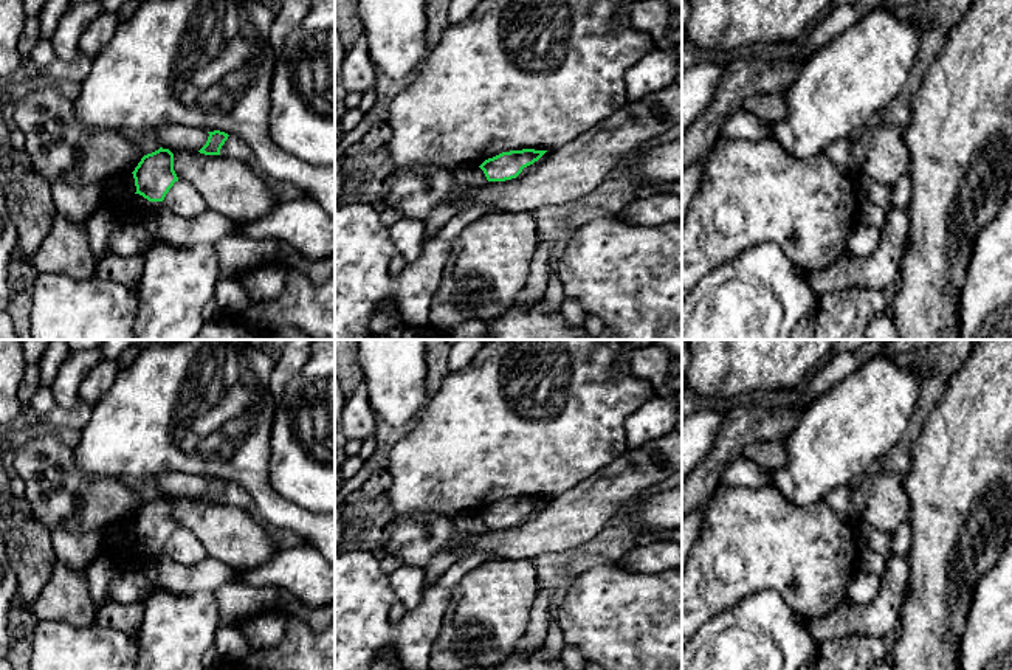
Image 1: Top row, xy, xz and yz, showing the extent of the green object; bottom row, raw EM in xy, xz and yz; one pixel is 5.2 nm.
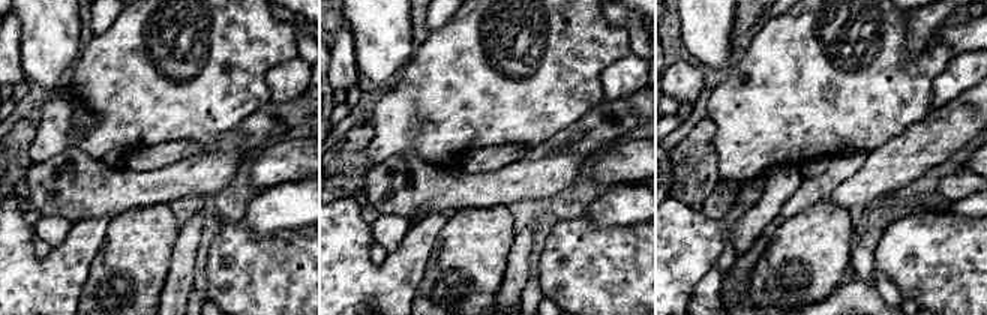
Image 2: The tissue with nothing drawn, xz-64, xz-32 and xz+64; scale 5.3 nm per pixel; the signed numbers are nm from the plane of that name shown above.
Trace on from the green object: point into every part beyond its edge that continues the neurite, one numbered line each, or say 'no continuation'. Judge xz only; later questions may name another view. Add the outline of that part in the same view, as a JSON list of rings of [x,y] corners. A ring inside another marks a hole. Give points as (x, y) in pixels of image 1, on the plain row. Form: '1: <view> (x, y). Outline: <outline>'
1: xz (468, 524). Outline: [[[459,513],[454,516],[456,530],[463,537],[484,534],[488,527],[479,513]]]

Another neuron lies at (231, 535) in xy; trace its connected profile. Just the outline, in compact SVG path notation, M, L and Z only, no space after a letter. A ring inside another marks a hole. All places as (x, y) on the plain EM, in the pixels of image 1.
M170 498L178 527L191 530L208 557L237 571L253 571L268 563L281 549L262 521L225 502L197 498Z

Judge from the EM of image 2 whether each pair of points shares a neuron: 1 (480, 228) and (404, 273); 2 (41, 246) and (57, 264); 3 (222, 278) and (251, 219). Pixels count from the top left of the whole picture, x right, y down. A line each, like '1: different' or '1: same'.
1: different
2: different
3: different

